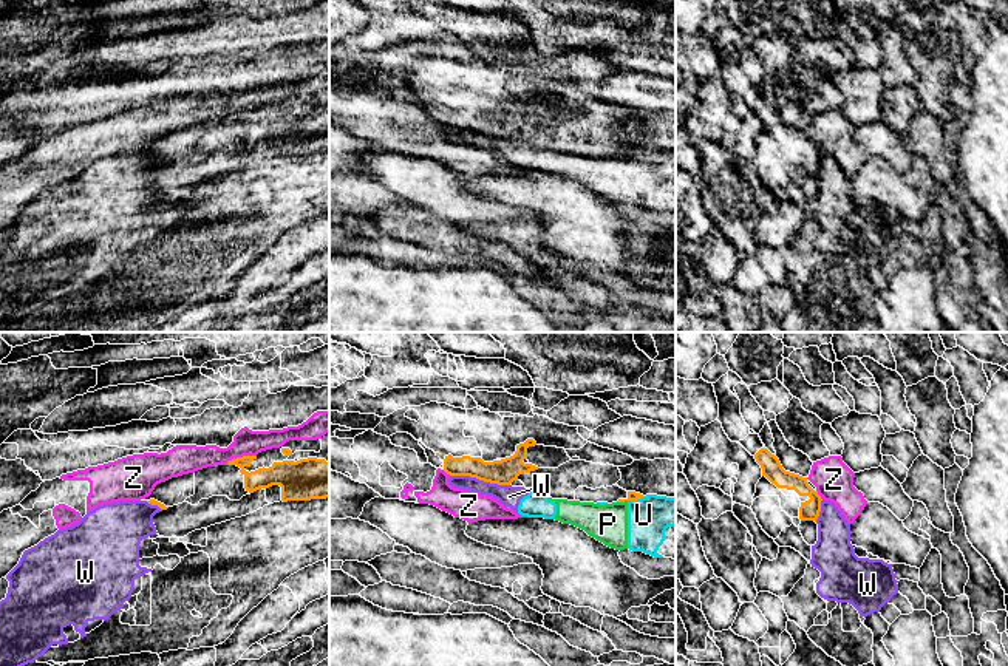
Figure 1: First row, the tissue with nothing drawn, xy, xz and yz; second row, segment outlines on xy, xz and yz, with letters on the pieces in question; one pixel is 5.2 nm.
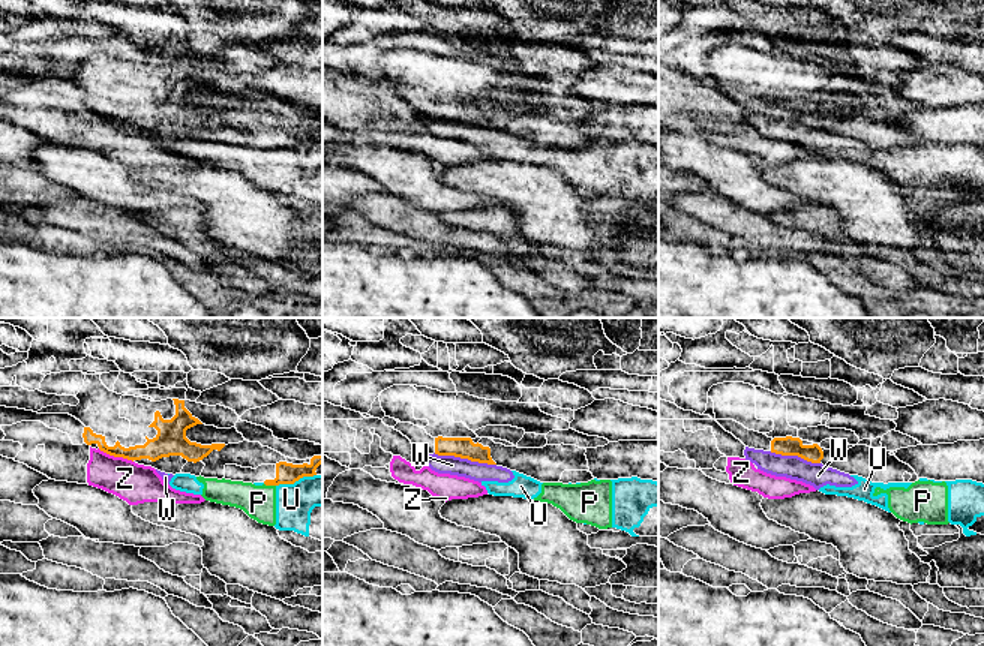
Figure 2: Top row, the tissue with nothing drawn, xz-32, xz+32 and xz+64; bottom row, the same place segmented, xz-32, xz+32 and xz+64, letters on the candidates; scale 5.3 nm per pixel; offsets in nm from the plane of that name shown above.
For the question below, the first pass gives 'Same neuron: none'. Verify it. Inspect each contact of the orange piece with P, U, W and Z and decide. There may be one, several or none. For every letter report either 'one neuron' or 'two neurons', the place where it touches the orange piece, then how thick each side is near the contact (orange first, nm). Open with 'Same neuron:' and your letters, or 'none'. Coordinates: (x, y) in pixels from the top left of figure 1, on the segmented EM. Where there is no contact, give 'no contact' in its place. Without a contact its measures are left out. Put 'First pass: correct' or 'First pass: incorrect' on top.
First pass: correct
Same neuron: none
P: two neurons; meets orange in xz at (622, 501); 50 nm thick on the orange side, 200 nm on the other
U: two neurons; meets orange in xz at (636, 499); 50 nm thick on the orange side, 220 nm on the other
W: two neurons; meets orange in xz at (480, 479); 140 nm thick on the orange side, 110 nm on the other
Z: two neurons; meets orange in xy at (240, 458); 130 nm thick on the orange side, 140 nm on the other

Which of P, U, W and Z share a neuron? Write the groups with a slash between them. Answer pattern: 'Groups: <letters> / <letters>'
Groups: P U W / Z

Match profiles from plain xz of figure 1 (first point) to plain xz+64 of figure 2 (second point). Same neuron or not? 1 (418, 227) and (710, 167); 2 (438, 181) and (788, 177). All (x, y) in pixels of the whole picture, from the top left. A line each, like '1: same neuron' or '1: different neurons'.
1: different neurons
2: different neurons

